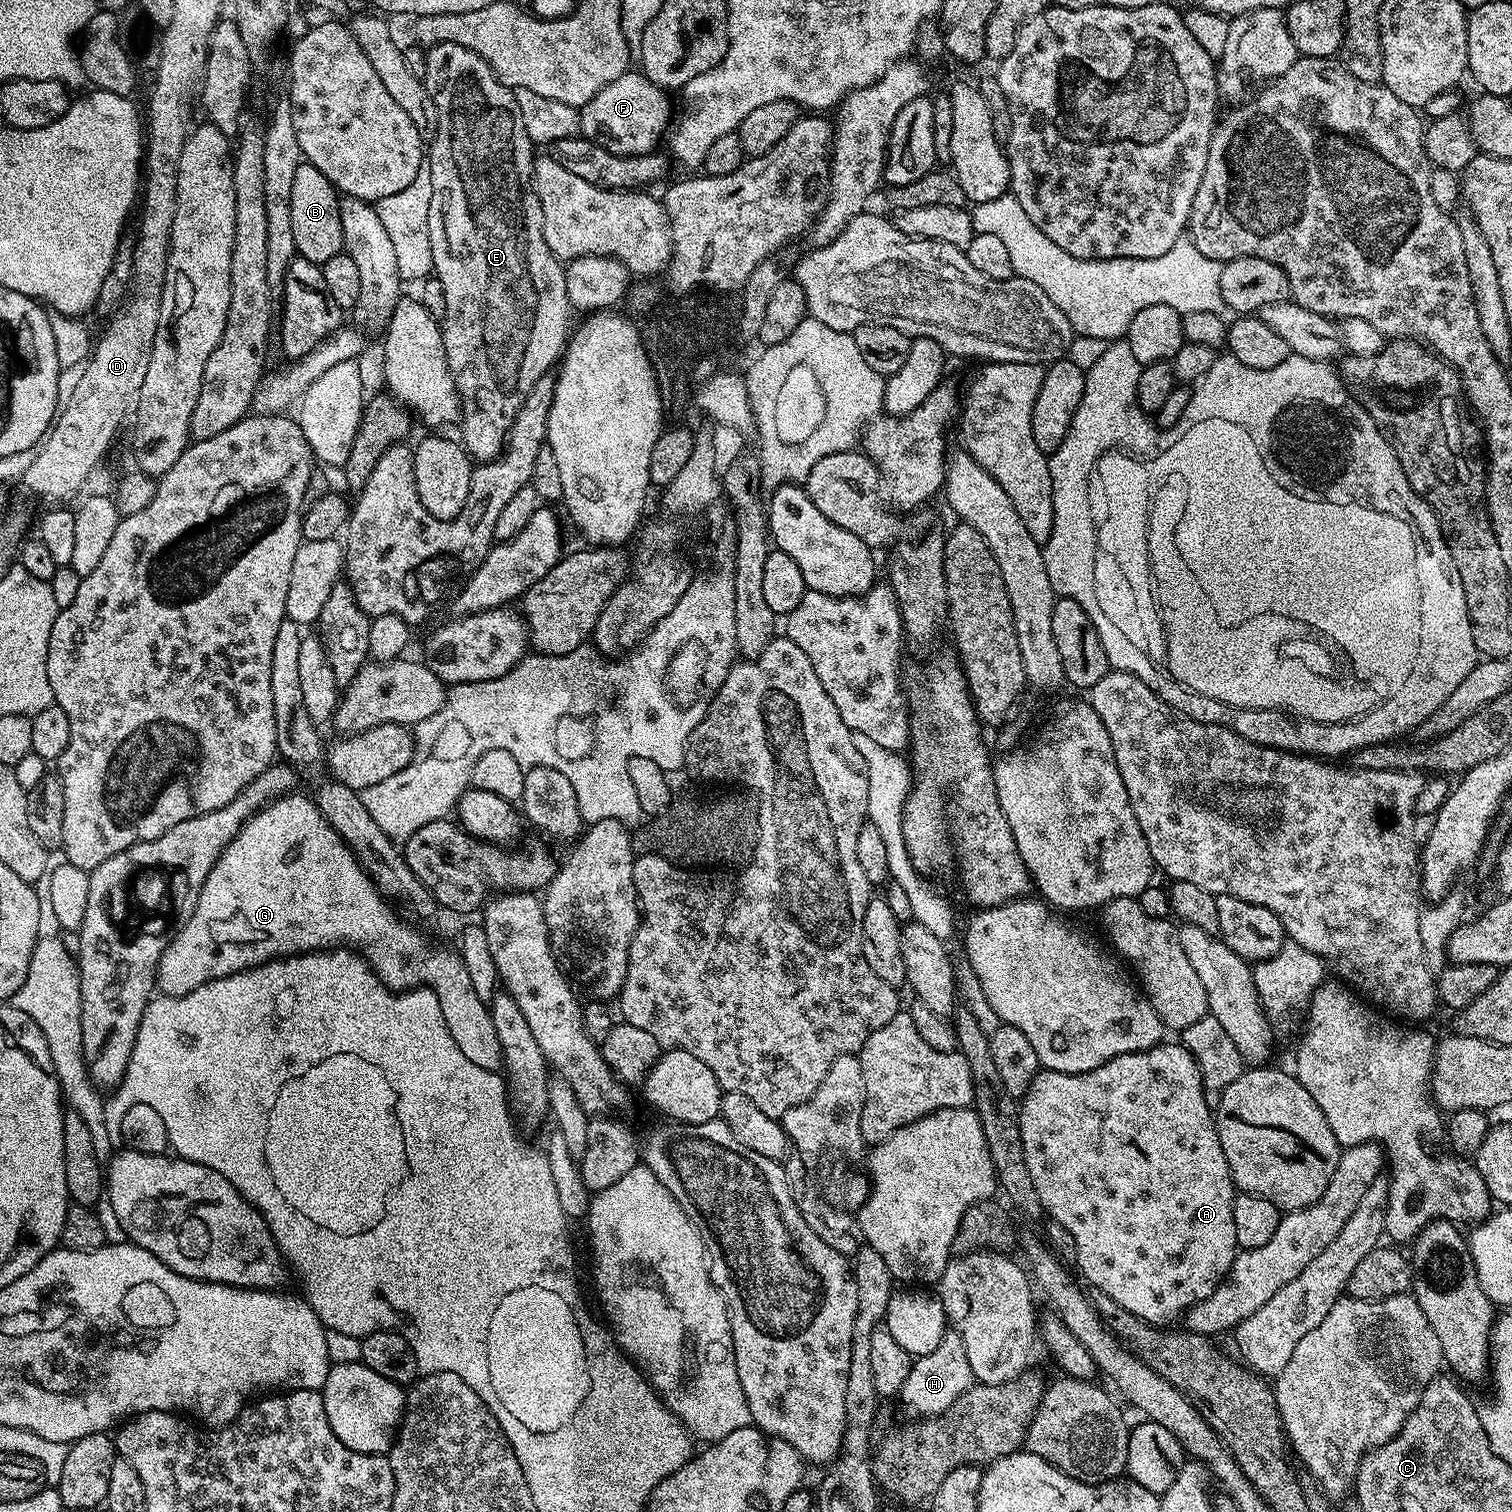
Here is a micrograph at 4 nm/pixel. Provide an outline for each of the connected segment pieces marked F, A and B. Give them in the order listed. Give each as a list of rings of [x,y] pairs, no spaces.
[[[639,71],[623,72],[614,82],[610,82],[598,94],[579,109],[579,135],[594,142],[610,154],[619,156],[647,156],[656,143],[665,139],[673,119],[669,93],[656,84],[651,84]]]
[[[1161,1042],[1154,1045],[1153,1048],[1147,1048],[1141,1052],[1127,1052],[1118,1058],[1110,1058],[1110,1062],[1106,1062],[1102,1066],[1098,1066],[1089,1072],[1079,1072],[1078,1074],[1066,1074],[1065,1072],[1050,1072],[1041,1070],[1034,1078],[1034,1082],[1030,1082],[1030,1090],[1026,1090],[1026,1094],[1019,1101],[1020,1109],[1020,1129],[1022,1130],[1022,1149],[1025,1150],[1025,1158],[1027,1169],[1034,1180],[1034,1187],[1041,1198],[1041,1204],[1045,1213],[1051,1219],[1062,1222],[1062,1226],[1066,1226],[1066,1230],[1070,1230],[1070,1234],[1074,1237],[1074,1246],[1076,1247],[1075,1267],[1080,1267],[1079,1275],[1089,1280],[1097,1289],[1095,1290],[1101,1296],[1109,1296],[1114,1302],[1118,1302],[1118,1306],[1126,1306],[1126,1310],[1130,1310],[1130,1314],[1134,1314],[1138,1318],[1142,1318],[1147,1324],[1157,1326],[1172,1326],[1176,1319],[1181,1319],[1182,1314],[1187,1313],[1188,1309],[1193,1308],[1198,1302],[1202,1302],[1206,1298],[1210,1298],[1210,1294],[1214,1294],[1214,1290],[1224,1281],[1224,1275],[1230,1270],[1230,1266],[1234,1262],[1237,1254],[1236,1235],[1234,1234],[1234,1202],[1236,1201],[1238,1192],[1232,1182],[1230,1174],[1230,1166],[1226,1162],[1226,1154],[1222,1154],[1222,1142],[1218,1142],[1218,1130],[1216,1129],[1216,1118],[1213,1109],[1209,1108],[1206,1102],[1206,1094],[1202,1090],[1202,1078],[1198,1066],[1194,1062],[1194,1058],[1188,1053],[1183,1043],[1168,1044],[1169,1042]]]
[[[301,162],[294,173],[294,187],[290,194],[290,214],[294,225],[294,246],[297,256],[310,262],[323,265],[330,258],[344,252],[344,235],[342,234],[342,218],[340,202],[342,196],[335,186],[312,164]]]

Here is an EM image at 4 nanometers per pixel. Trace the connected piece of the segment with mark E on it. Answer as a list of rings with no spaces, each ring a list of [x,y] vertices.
[[[434,44],[427,49],[426,52],[426,74],[422,78],[426,90],[430,94],[430,98],[434,98],[434,106],[438,110],[438,130],[436,137],[430,141],[430,147],[427,149],[426,157],[430,162],[431,191],[430,208],[429,208],[429,234],[430,234],[430,252],[433,254],[433,269],[435,279],[442,282],[442,290],[446,290],[446,314],[442,317],[442,331],[444,334],[444,345],[446,346],[446,358],[450,366],[450,374],[454,378],[454,386],[460,395],[460,419],[458,421],[458,429],[460,428],[459,439],[465,448],[468,449],[468,455],[476,462],[487,462],[495,460],[504,450],[505,444],[508,442],[508,432],[512,429],[516,415],[520,413],[520,407],[526,402],[526,396],[530,394],[530,390],[534,390],[534,382],[538,382],[538,378],[549,375],[557,367],[558,361],[563,357],[566,351],[566,345],[570,340],[570,324],[568,328],[568,312],[570,313],[570,305],[568,303],[568,295],[566,294],[566,274],[564,273],[565,265],[550,250],[548,239],[544,236],[544,223],[542,222],[542,206],[538,202],[538,194],[536,193],[536,185],[534,183],[534,145],[526,134],[526,126],[522,122],[522,110],[516,101],[515,91],[507,88],[498,77],[493,74],[492,67],[487,64],[478,54],[474,54],[470,50],[466,50],[466,46],[458,46],[457,44]]]

